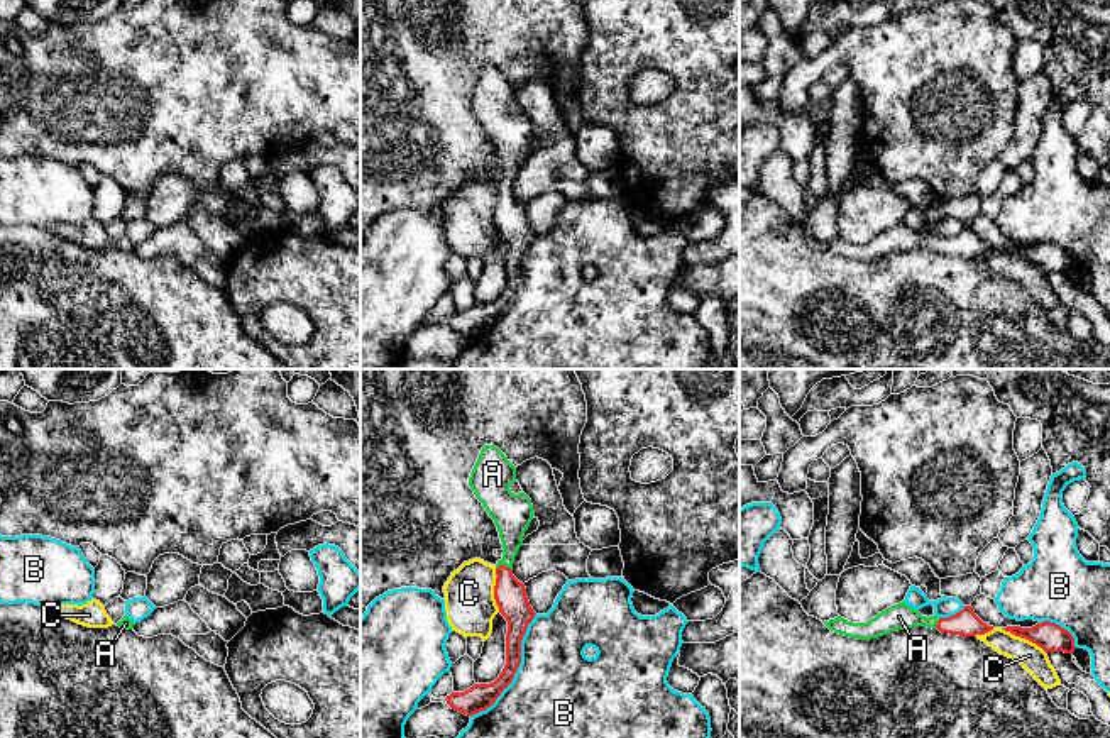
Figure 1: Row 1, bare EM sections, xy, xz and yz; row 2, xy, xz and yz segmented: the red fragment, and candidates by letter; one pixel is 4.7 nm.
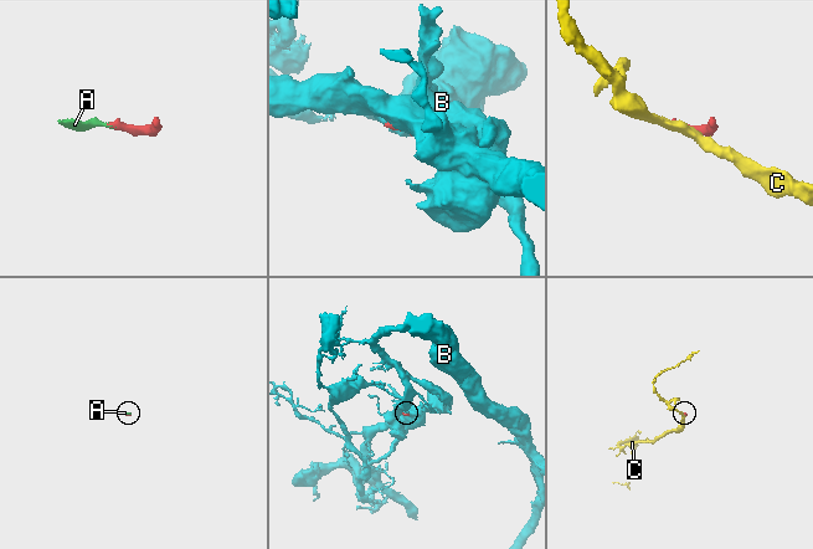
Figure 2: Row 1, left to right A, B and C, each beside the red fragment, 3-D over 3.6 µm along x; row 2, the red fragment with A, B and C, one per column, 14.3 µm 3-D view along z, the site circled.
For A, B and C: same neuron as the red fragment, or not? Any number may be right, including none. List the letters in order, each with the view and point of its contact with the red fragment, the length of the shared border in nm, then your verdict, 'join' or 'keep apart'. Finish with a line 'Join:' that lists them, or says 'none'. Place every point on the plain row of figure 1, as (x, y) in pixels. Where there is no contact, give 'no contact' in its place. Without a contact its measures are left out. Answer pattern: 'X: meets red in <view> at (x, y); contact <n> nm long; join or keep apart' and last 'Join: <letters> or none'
A: meets red in xz at (505, 187); contact 80 nm long; join
B: meets red in xz at (516, 290); contact 600 nm long; keep apart
C: meets red in yz at (1024, 258); contact 260 nm long; keep apart
Join: A

